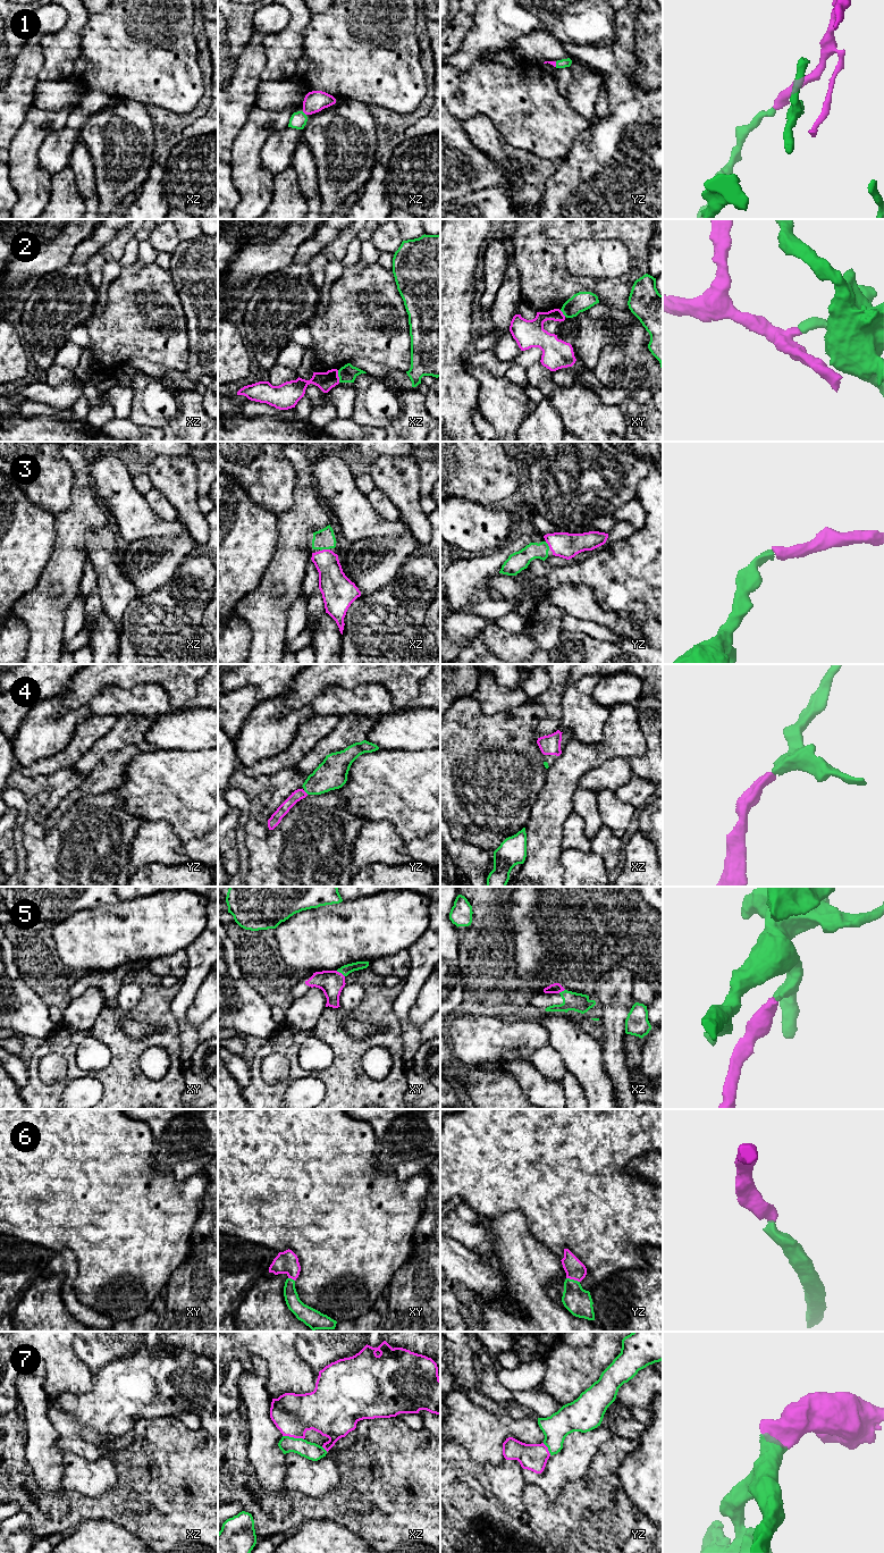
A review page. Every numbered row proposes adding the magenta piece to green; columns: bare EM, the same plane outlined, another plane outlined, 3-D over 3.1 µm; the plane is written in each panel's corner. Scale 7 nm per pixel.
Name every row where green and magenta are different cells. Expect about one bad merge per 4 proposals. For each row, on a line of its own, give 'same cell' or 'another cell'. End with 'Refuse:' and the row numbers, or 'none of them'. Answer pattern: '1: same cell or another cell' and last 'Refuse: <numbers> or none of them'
1: same cell
2: another cell
3: same cell
4: same cell
5: same cell
6: same cell
7: same cell
Refuse: 2

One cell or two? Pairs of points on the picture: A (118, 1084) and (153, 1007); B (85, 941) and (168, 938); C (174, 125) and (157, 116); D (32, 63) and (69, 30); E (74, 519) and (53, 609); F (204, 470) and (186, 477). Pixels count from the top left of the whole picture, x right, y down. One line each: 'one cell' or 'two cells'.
A: one cell
B: one cell
C: one cell
D: two cells
E: one cell
F: two cells

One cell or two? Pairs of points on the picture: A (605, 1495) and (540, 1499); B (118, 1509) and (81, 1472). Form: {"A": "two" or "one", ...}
{"A": "one", "B": "two"}

